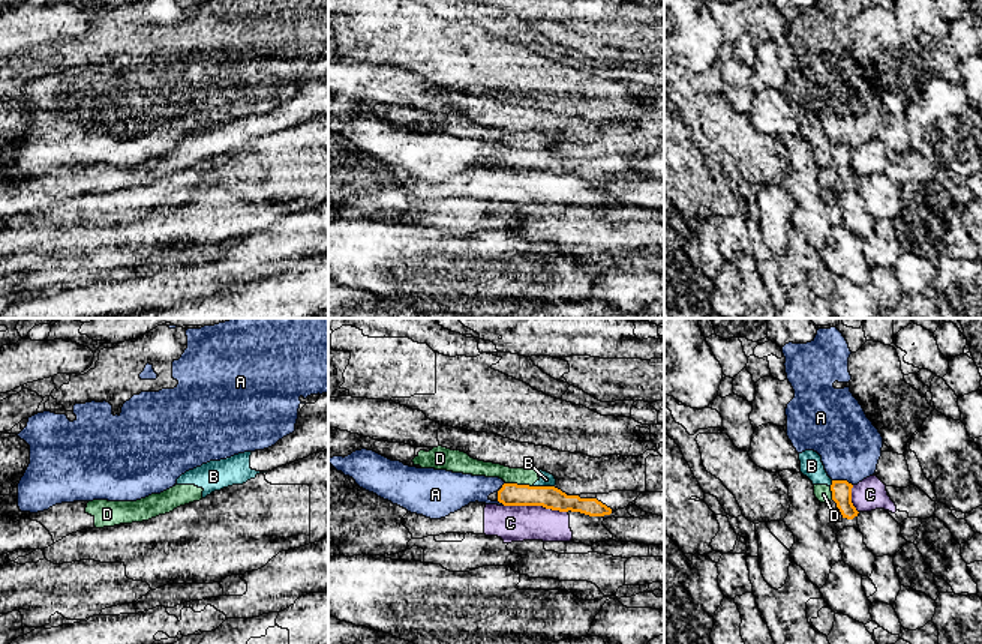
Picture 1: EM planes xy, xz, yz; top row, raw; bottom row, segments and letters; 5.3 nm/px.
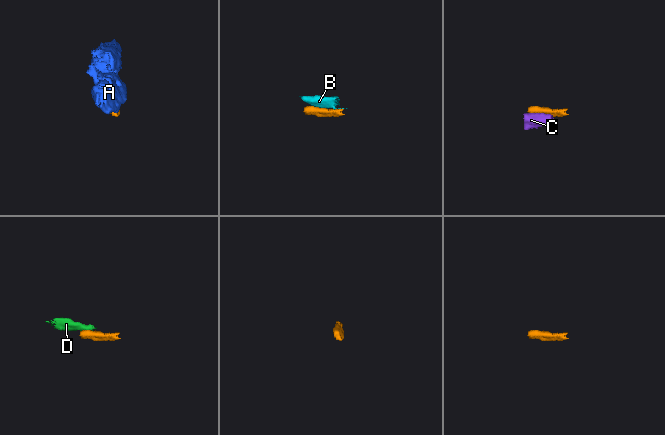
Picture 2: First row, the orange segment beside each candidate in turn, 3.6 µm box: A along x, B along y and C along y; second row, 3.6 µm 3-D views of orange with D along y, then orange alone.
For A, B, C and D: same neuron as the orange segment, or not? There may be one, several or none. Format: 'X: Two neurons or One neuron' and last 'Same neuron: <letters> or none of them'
A: Two neurons
B: Two neurons
C: Two neurons
D: Two neurons
Same neuron: none of them

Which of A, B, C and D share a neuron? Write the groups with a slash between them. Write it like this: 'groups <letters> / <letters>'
groups A / B D / C

